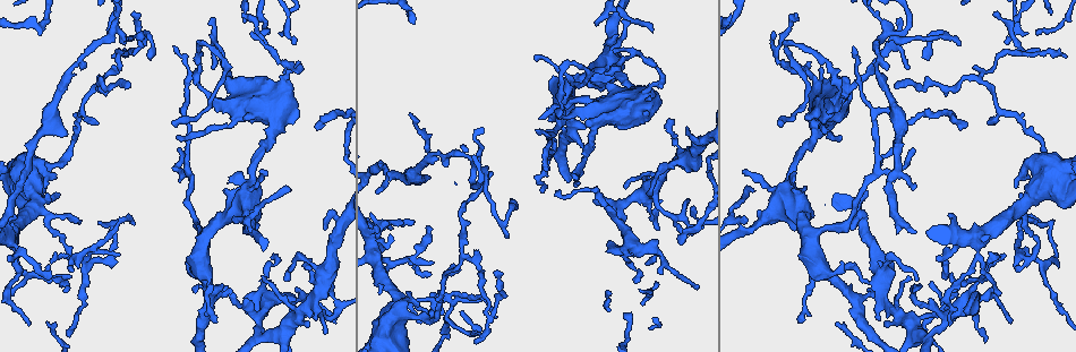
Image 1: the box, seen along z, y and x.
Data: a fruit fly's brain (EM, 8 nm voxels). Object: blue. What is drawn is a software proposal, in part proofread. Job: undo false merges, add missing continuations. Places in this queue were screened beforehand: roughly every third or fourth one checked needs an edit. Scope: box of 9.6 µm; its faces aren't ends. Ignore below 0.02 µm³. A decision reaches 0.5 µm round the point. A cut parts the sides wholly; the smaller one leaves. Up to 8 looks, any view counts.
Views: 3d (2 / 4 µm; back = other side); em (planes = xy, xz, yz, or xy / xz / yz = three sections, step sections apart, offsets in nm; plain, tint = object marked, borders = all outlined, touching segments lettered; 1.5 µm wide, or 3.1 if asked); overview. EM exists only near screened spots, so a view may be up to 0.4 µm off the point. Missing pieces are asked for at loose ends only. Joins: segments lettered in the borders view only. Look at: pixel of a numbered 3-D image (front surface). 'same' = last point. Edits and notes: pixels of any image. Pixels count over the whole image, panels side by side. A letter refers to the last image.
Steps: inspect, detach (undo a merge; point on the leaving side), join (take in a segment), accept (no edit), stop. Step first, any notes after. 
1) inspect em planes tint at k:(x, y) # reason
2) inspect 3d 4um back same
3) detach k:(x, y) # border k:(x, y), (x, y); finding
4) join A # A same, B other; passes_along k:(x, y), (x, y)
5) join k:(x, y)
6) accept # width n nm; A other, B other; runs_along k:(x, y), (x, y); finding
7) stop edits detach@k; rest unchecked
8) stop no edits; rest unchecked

inspect em planes borders at 1:(89, 251) # abrupt turn

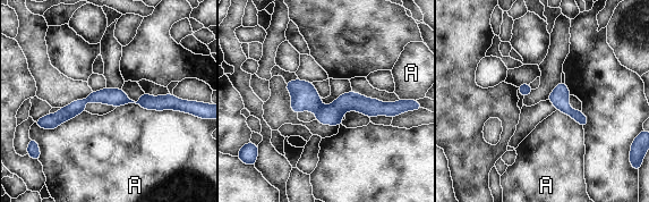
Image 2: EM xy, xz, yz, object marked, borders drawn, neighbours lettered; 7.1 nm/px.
accept # A other; border 2:(117, 106), (180, 112); all the same neuron

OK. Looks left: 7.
inspect em xz step 8 borders at 1:(18, 249) # narrows sharply

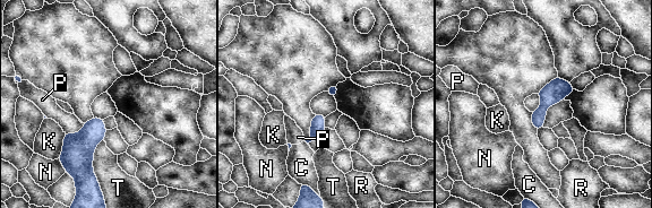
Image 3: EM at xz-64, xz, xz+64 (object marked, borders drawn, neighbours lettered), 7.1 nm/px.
inspect em planes borders same # another direction

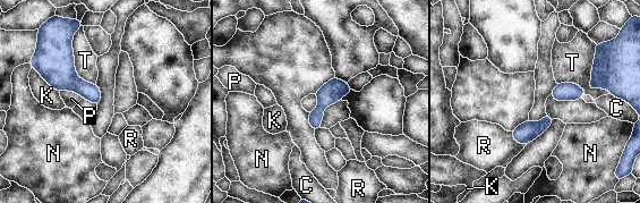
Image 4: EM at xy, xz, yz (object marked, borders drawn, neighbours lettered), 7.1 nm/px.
accept # C other, K other, N other, P other, R other, T other; border 4:(511, 132), (517, 142), (526, 144); continuous, no second neuron

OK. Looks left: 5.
inspect 3d 4um at 1:(909, 324) # a narrow waist

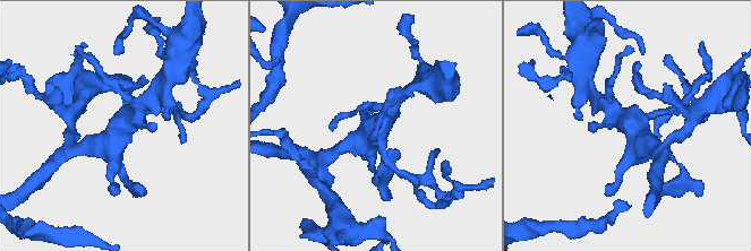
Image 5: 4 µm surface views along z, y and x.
inspect em planes borders at 5:(633, 126) # now the EM

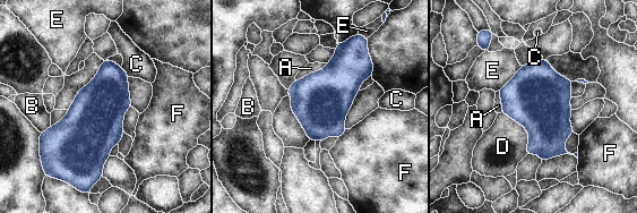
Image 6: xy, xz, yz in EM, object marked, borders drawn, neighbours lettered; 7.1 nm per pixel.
accept # A other, B other, C other, D other, E other, F other; border 6:(501, 112), (528, 134), (527, 153); continuous, no second neuron

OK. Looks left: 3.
stop no edits; rest unchecked

